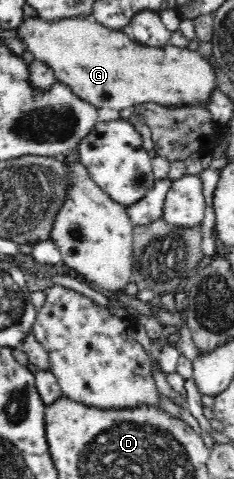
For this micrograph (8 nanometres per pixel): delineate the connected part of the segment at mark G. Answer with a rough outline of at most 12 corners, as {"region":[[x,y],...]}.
{"region":[[92,16],[24,20],[18,39],[80,99],[208,105],[212,63]]}

